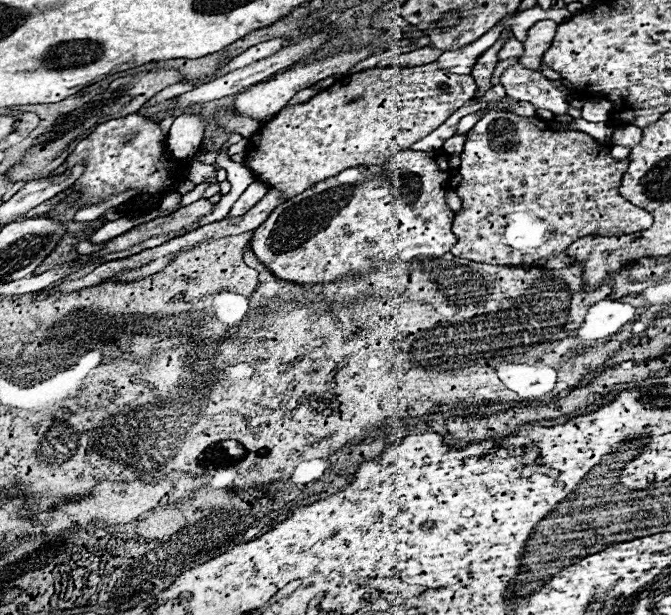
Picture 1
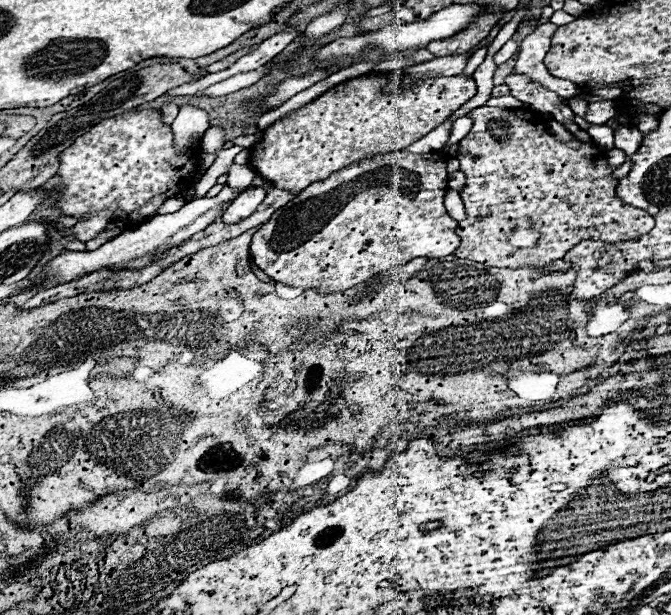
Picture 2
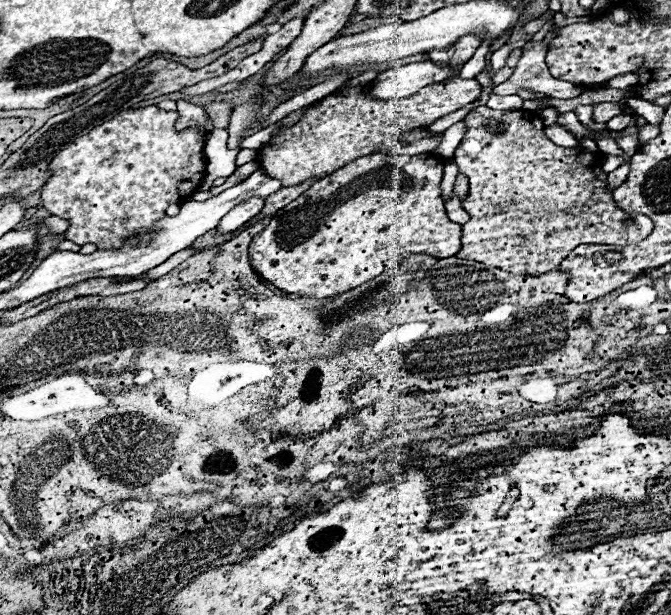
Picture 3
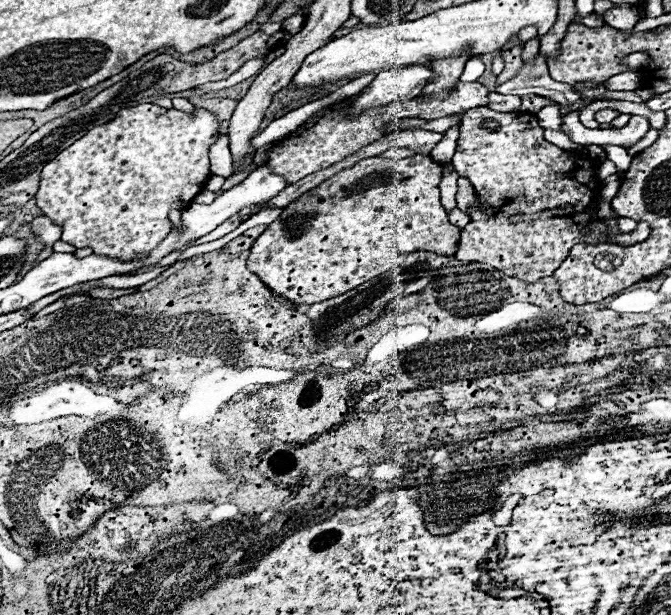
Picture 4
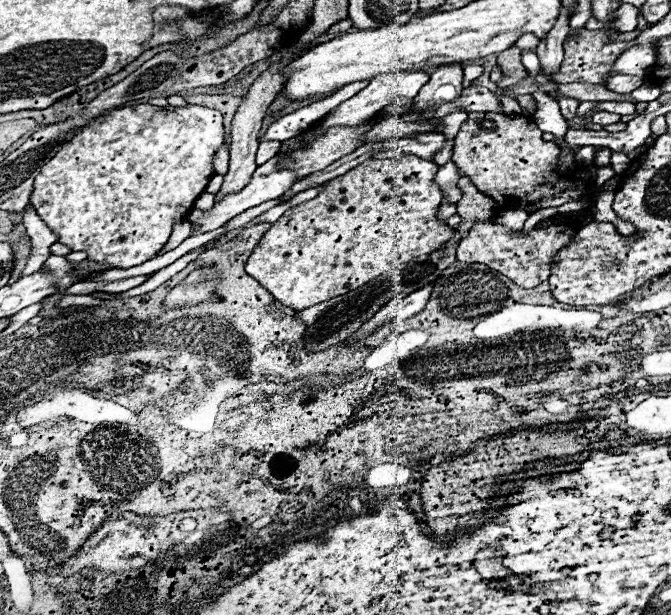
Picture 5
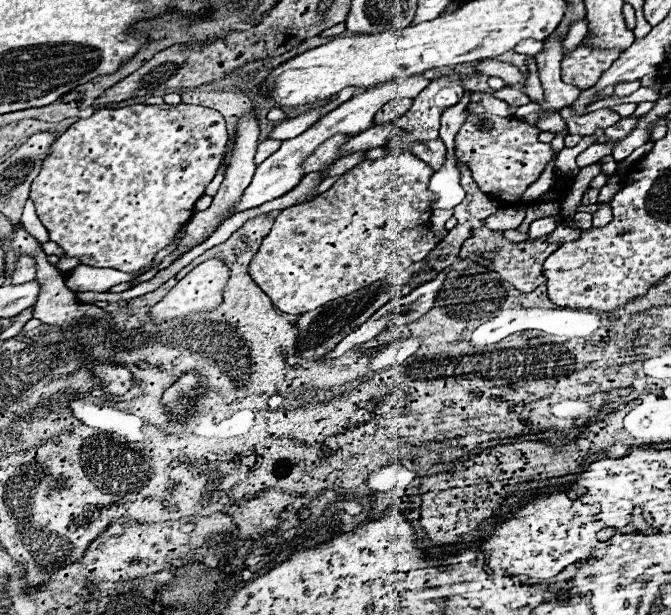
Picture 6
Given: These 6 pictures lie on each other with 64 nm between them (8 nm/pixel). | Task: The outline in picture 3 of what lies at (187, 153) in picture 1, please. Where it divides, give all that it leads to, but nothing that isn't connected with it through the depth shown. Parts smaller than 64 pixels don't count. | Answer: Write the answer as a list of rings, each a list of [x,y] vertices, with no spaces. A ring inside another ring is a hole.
[[[178,100],[176,106],[178,106],[178,114],[180,114],[180,118],[176,122],[178,130],[184,130],[188,126],[200,126],[200,124],[204,124],[208,120],[206,112],[196,104],[190,104],[186,100]]]

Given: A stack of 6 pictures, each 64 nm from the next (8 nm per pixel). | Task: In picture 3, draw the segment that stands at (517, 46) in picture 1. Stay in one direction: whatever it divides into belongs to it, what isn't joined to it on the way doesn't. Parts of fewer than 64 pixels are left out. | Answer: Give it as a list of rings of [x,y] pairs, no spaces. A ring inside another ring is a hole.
[[[505,44],[499,50],[493,52],[490,58],[493,70],[499,70],[505,66],[506,60],[512,50],[513,48],[511,46]]]

